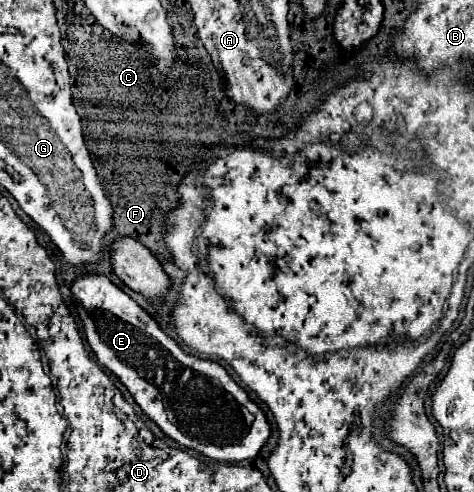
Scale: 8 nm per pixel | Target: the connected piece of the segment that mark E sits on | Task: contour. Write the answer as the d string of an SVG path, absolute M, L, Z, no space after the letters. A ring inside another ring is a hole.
M104 274L76 276L70 292L76 304L76 314L82 320L86 340L94 350L98 362L120 378L126 390L134 396L136 404L164 430L166 436L170 436L180 446L204 454L210 460L240 462L256 458L256 454L270 436L270 424L266 422L264 412L230 378L224 366L184 352L170 336L160 330L156 320L144 308L140 308L122 288L118 288Z

